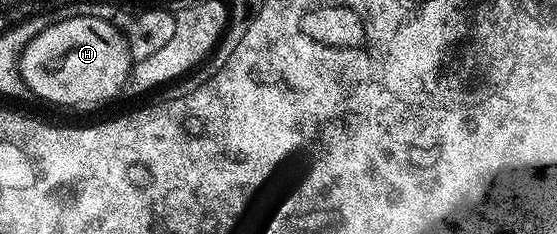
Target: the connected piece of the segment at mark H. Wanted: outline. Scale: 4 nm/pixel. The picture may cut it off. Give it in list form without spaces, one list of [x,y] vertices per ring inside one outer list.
[[[77,16],[75,19],[63,19],[28,42],[20,59],[21,75],[28,91],[37,97],[52,102],[55,106],[87,106],[90,102],[107,102],[120,93],[131,77],[133,59],[127,46],[127,38],[114,21],[93,16]]]

